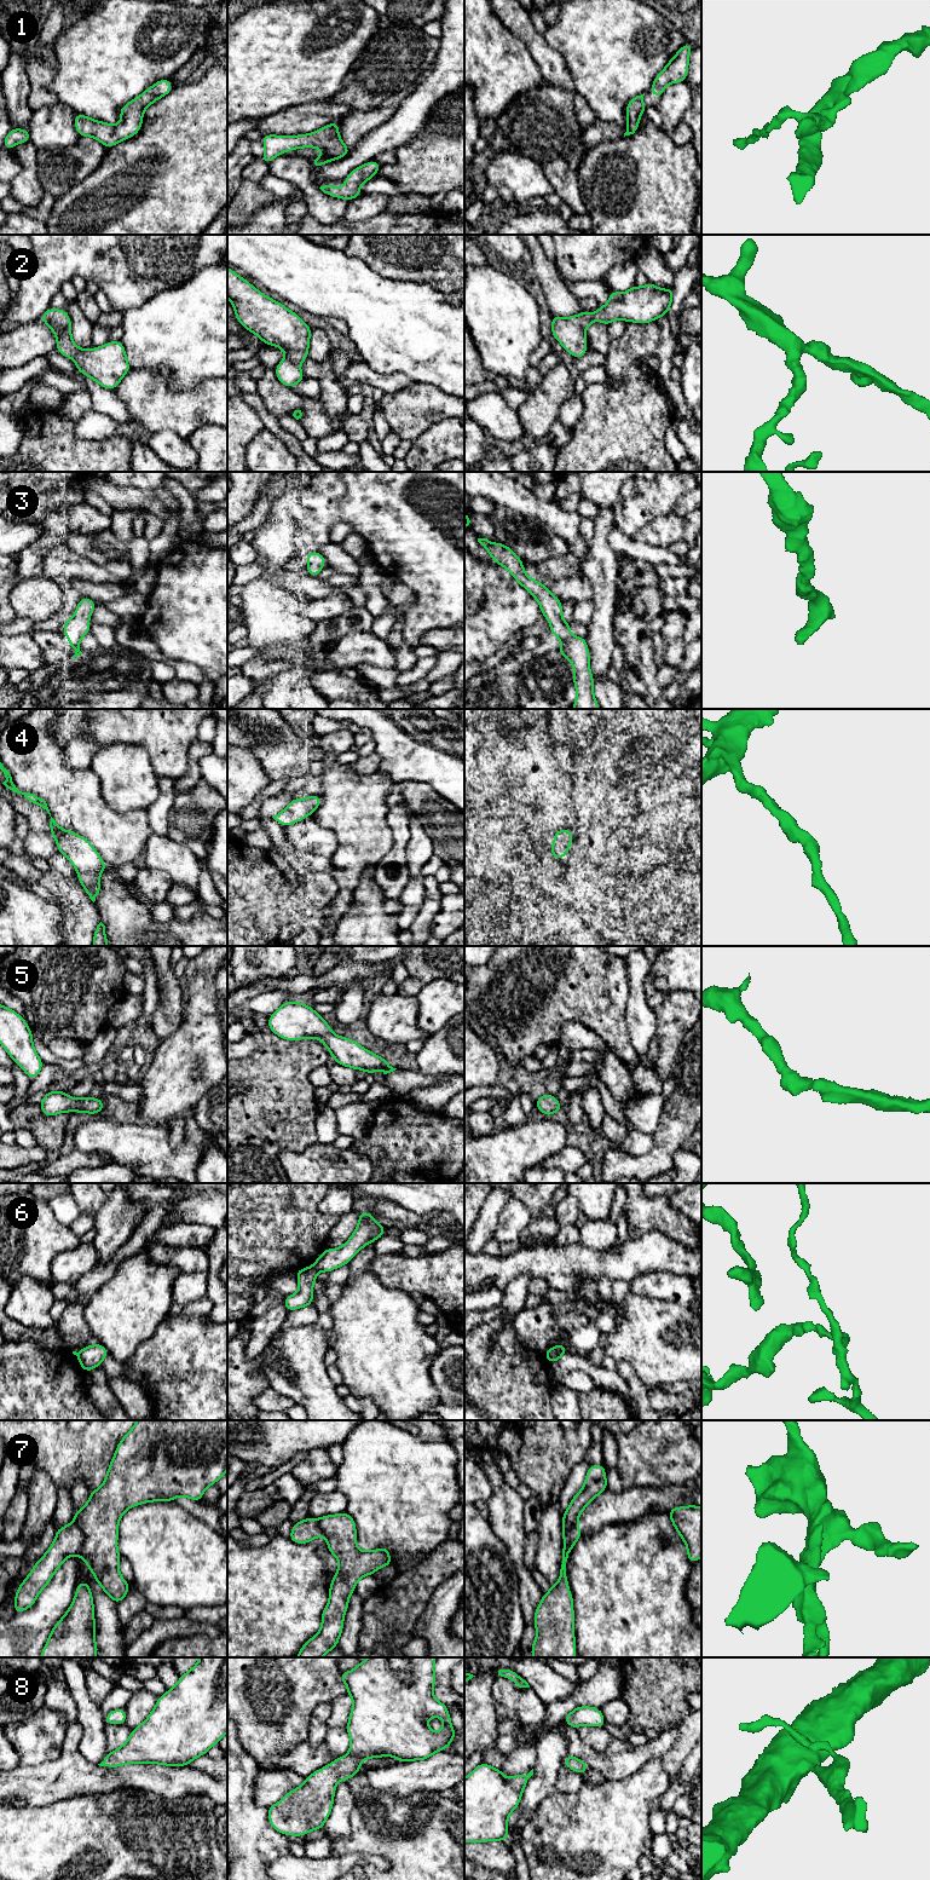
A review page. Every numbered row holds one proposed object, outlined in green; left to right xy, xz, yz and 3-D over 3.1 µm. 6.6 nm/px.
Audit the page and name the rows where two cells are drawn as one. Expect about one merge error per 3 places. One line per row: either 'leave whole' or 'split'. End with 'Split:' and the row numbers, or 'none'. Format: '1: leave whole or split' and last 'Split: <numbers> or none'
1: leave whole
2: leave whole
3: leave whole
4: leave whole
5: leave whole
6: split
7: split
8: leave whole
Split: 6, 7

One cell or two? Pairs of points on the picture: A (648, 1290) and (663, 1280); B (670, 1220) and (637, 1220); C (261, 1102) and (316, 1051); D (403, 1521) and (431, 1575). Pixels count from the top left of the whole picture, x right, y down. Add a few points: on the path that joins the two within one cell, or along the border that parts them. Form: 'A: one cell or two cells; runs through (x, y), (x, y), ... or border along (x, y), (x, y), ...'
A: one cell; runs through (652, 1286), (659, 1284)
B: one cell; runs through (662, 1220), (646, 1220)
C: one cell; runs through (275, 1089), (302, 1060)
D: two cells; border along (445, 1540), (425, 1560)

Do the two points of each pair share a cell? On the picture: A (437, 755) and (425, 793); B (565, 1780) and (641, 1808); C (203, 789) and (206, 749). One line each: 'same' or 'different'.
A: different
B: different
C: different

